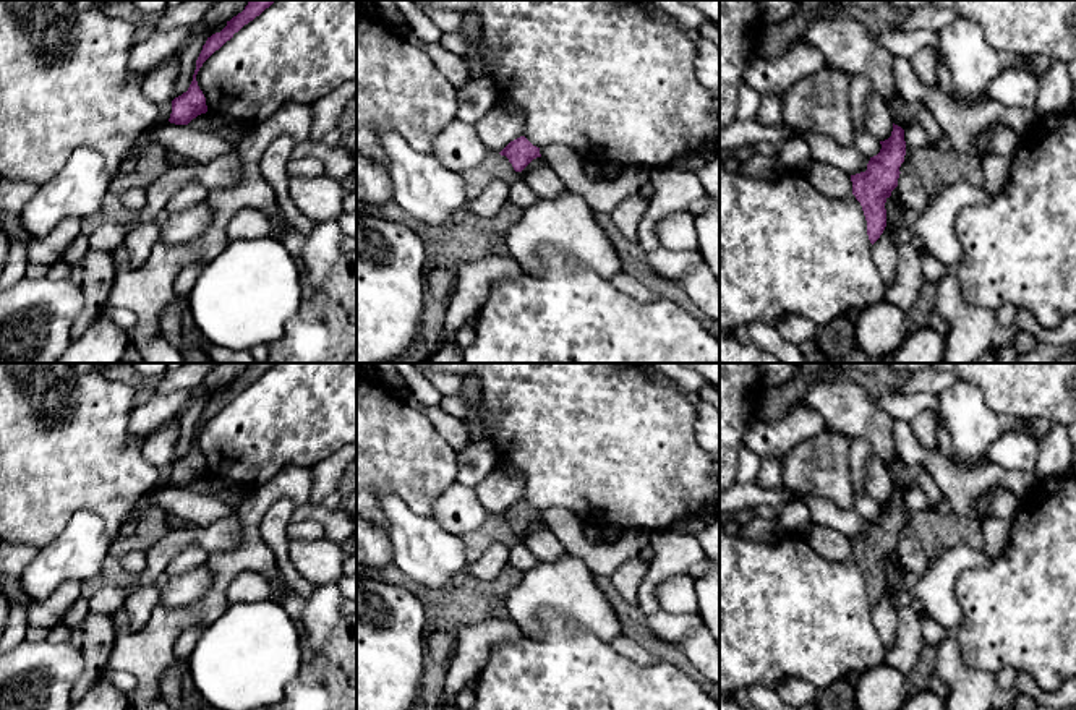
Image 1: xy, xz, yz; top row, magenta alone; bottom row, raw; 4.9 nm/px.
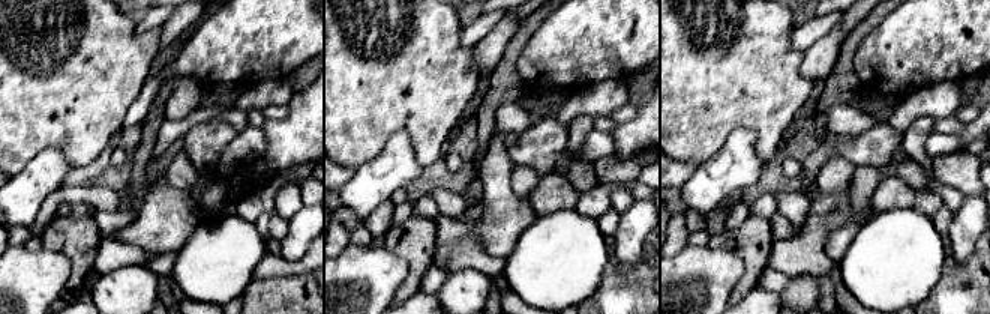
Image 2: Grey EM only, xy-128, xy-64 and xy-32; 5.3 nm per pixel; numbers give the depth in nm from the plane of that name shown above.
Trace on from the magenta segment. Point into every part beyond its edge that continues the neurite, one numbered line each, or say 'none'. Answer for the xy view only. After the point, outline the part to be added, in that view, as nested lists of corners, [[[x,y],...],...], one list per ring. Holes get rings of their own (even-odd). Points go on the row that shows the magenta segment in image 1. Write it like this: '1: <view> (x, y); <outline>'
none

